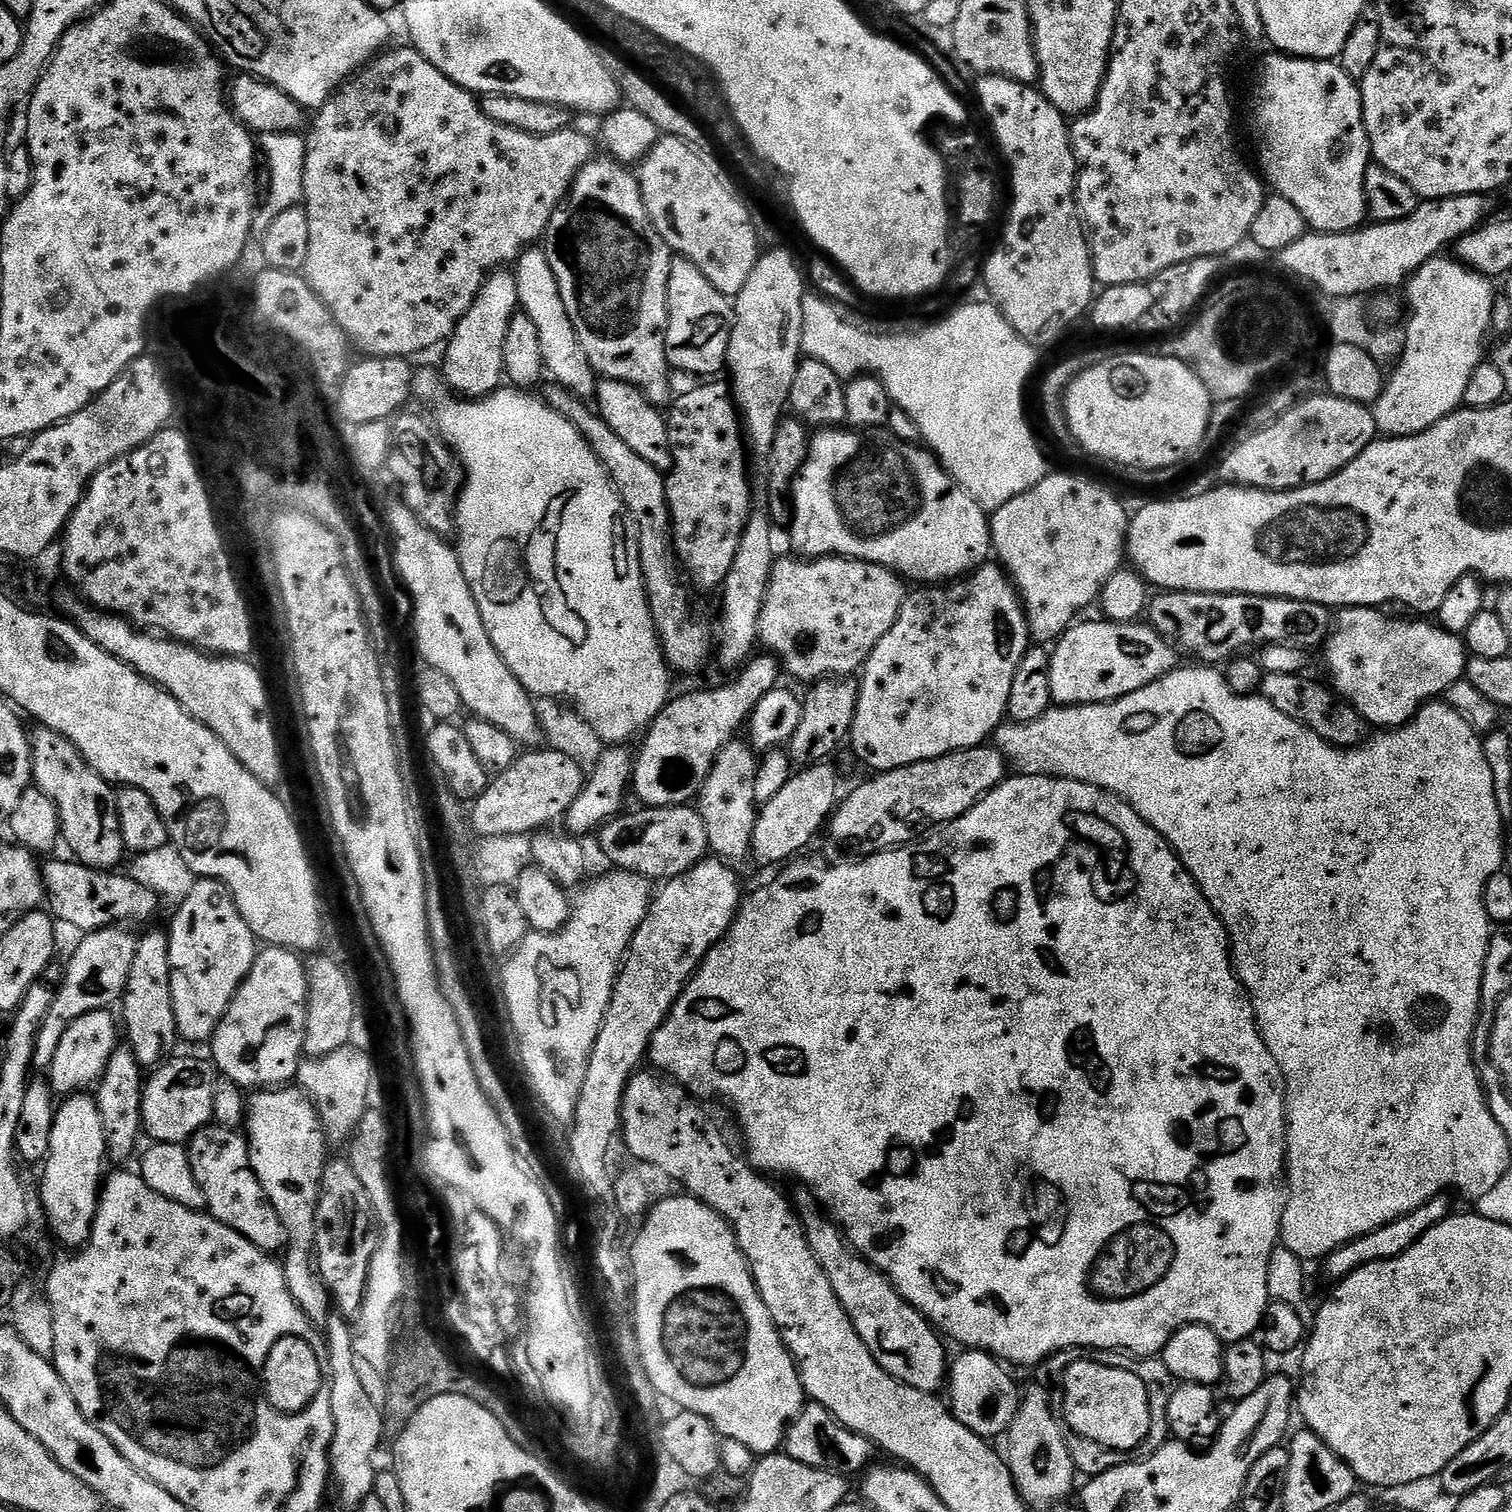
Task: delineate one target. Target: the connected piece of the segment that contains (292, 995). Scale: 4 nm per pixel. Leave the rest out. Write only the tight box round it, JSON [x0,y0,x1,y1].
[210,947,308,1090]

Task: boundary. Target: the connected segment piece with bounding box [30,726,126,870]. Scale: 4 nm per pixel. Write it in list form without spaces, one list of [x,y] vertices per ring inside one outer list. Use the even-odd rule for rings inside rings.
[[[40,726],[35,729],[37,732],[33,731],[31,733],[30,739],[32,742],[32,778],[35,784],[35,787],[40,788],[42,790],[42,794],[46,794],[46,798],[50,798],[50,802],[54,802],[54,806],[58,810],[58,814],[60,815],[60,835],[62,837],[63,843],[68,843],[68,848],[73,857],[79,863],[85,864],[86,866],[90,866],[91,868],[102,868],[105,870],[115,869],[117,866],[116,863],[119,862],[123,856],[126,856],[126,849],[124,847],[124,843],[122,842],[122,830],[120,829],[120,823],[118,822],[118,810],[116,809],[116,792],[114,791],[113,785],[109,784],[108,781],[103,780],[98,773],[95,772],[93,768],[89,766],[86,762],[86,758],[80,753],[73,744],[69,740],[66,739],[62,734],[58,734],[54,730],[50,730],[49,728]]]

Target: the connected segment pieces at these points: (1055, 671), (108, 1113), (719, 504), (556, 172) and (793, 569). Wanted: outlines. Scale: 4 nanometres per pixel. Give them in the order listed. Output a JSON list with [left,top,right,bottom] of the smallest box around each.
[[1050,618,1178,706],[94,1046,145,1161],[666,382,754,589],[302,46,593,358],[759,556,905,682]]

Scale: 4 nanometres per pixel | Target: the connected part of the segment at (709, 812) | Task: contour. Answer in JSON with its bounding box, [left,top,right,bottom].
[698,739,758,866]

